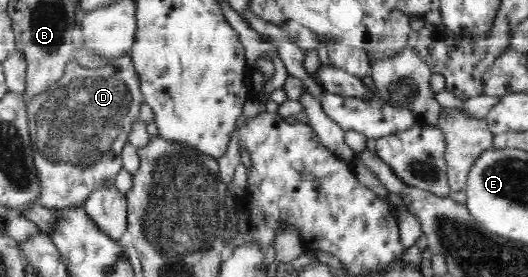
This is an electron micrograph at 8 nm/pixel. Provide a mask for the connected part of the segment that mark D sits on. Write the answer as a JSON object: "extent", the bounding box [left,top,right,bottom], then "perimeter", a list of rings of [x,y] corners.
{"extent":[27,54,144,209],"perimeter":[[[127,54],[120,57],[111,58],[110,62],[101,66],[100,68],[86,68],[78,65],[74,60],[65,68],[65,73],[55,84],[51,85],[44,93],[39,93],[33,100],[29,101],[27,105],[28,113],[28,128],[30,131],[30,138],[33,145],[33,162],[35,163],[36,172],[38,175],[40,192],[38,195],[38,202],[48,207],[49,209],[65,209],[73,206],[83,206],[87,197],[99,184],[113,184],[115,177],[121,171],[122,159],[121,153],[126,143],[129,143],[128,137],[134,121],[139,120],[139,113],[141,104],[144,101],[143,93],[140,89],[139,75],[132,64],[131,55]]]}

